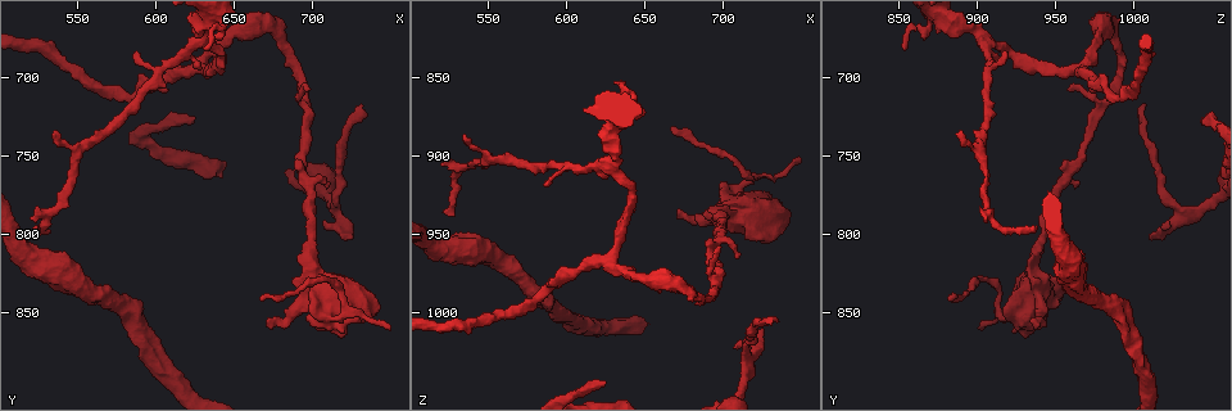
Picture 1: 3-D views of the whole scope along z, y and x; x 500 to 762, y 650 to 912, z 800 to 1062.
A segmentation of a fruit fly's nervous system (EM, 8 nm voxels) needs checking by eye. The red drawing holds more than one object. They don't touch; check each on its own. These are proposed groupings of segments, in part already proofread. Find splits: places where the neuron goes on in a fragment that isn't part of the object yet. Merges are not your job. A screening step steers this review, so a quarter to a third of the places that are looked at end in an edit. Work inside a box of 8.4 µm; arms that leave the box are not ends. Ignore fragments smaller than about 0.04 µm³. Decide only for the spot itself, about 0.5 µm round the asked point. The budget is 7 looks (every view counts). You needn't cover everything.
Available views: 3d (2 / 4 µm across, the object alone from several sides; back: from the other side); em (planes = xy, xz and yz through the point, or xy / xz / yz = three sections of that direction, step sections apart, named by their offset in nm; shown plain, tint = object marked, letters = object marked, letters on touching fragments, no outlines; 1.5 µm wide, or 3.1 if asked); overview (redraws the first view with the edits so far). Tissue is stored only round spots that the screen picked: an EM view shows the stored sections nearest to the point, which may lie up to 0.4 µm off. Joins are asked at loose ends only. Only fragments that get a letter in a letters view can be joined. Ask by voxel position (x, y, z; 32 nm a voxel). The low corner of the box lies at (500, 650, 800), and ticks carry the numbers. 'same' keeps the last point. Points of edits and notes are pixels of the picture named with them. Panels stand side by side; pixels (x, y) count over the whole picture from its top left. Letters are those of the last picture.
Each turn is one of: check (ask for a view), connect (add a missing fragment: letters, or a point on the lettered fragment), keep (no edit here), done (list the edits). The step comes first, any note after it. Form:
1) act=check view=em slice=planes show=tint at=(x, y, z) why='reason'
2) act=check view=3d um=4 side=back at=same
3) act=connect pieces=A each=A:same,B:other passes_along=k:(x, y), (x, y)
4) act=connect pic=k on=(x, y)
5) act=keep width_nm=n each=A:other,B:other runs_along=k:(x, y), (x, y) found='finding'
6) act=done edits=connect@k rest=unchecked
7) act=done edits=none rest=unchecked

act=check view=em slice=planes show=letters at=(696, 710, 958) why='tapers out'

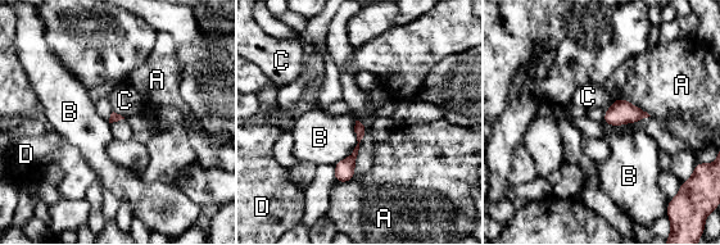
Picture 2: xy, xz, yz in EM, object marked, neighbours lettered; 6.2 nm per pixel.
act=keep longest_contact=B:320nm each=A:other,B:other,C:other,D:other border=2:(356, 121), (357, 145), (334, 164) found='none of them fits'

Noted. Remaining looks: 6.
act=check view=3d um=4 at=(732, 718, 1006) why='tapers out'

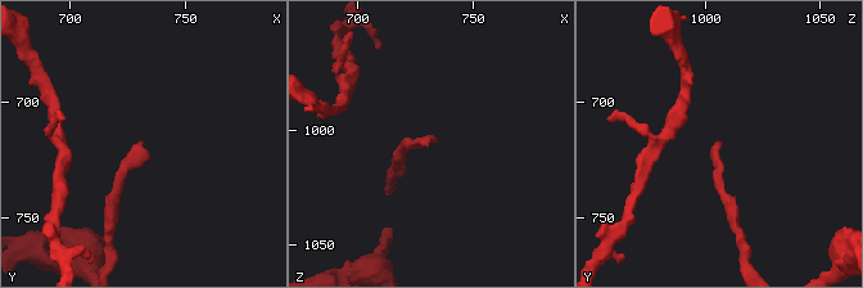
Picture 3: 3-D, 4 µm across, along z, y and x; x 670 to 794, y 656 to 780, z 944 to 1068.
act=check view=em slice=planes show=letters at=(731, 717, 1004)

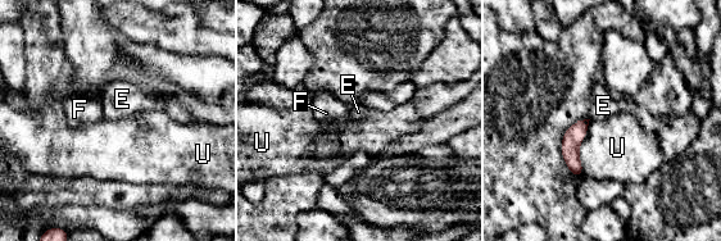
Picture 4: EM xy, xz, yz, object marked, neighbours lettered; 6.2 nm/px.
act=keep each=E:other,F:other,U:other runs_along=4:(584, 123), (572, 137), (577, 173) found='none of them fits'

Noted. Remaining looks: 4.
act=check view=em slice=yz step=8 show=tint at=(718, 802, 1012) why='free end'

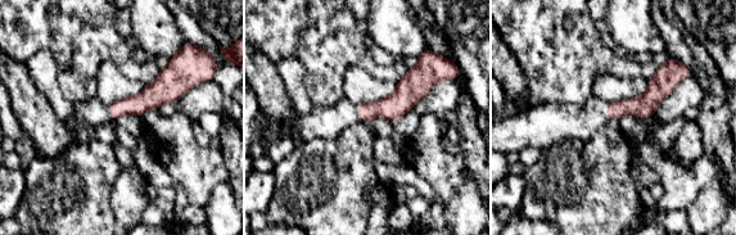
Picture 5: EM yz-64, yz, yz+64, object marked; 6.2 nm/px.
act=check view=em slice=planes show=letters at=same

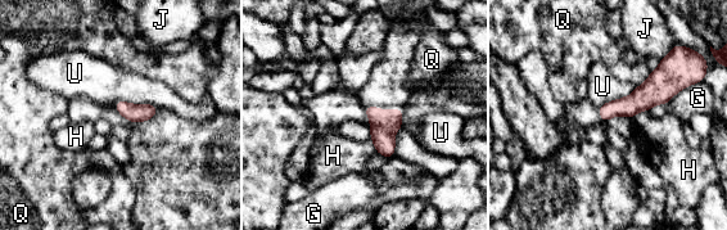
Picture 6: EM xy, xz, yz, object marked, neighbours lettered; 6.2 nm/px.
act=keep width_nm=120 each=G:other,H:other,J:other,Q:other,U:other border=6:(113, 103), (153, 103), (158, 108) found='no lettered fragment goes on from it'

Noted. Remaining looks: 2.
act=done edits=none rest=unchecked

